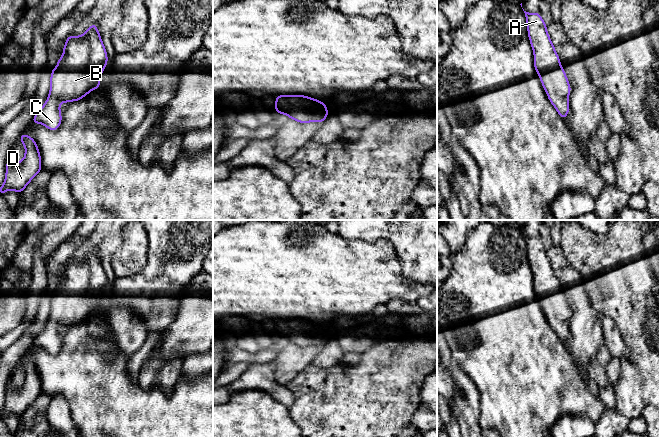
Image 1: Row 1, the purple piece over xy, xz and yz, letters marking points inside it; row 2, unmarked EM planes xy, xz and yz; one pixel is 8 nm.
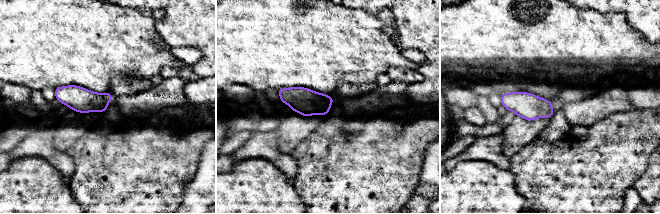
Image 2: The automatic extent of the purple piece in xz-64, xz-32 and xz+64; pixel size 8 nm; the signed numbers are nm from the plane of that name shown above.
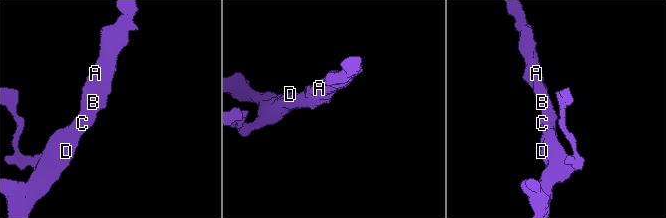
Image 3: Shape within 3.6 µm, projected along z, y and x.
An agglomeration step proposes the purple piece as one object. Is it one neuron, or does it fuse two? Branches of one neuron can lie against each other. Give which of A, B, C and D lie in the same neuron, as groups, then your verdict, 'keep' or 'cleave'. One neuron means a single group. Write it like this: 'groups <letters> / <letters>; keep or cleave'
groups A / B C D; cleave

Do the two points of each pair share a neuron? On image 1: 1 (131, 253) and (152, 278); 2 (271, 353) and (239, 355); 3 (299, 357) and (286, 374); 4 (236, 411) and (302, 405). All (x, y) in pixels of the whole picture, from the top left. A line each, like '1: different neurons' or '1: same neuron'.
1: different neurons
2: same neuron
3: same neuron
4: different neurons

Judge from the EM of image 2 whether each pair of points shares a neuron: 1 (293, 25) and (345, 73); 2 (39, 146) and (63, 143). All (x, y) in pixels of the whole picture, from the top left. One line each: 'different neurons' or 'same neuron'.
1: same neuron
2: different neurons

